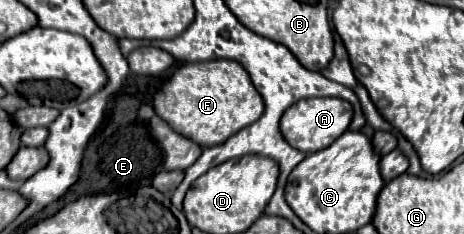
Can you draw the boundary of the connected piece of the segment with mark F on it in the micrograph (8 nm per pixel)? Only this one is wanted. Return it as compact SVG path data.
M213 60L183 64L163 84L151 102L155 114L163 118L177 134L193 140L199 146L215 146L225 142L241 128L261 118L265 106L263 98L251 84L247 72L239 62Z

